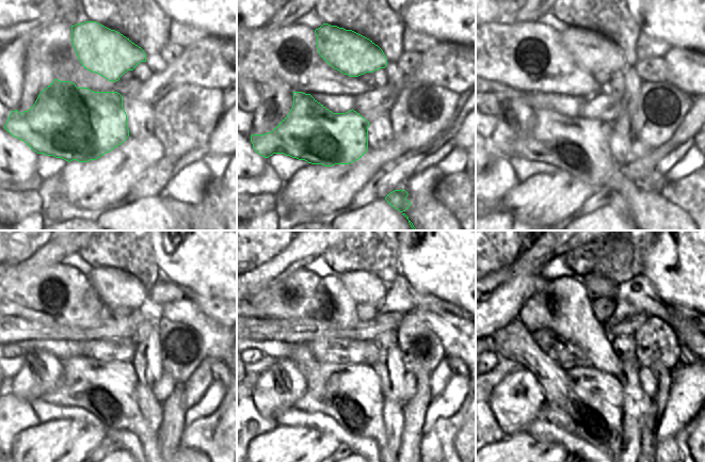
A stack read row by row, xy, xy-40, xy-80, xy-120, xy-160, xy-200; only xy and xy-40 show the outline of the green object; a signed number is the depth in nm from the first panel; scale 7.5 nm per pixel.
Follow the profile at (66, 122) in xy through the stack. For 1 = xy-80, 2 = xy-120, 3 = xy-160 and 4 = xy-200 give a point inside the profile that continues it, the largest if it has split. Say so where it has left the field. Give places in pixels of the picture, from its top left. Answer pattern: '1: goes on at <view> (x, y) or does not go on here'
1: goes on at xy-80 (580, 146)
2: goes on at xy-120 (107, 389)
3: goes on at xy-160 (351, 394)
4: goes on at xy-200 (595, 399)

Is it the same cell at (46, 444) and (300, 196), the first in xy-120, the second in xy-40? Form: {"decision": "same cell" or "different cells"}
{"decision": "same cell"}

